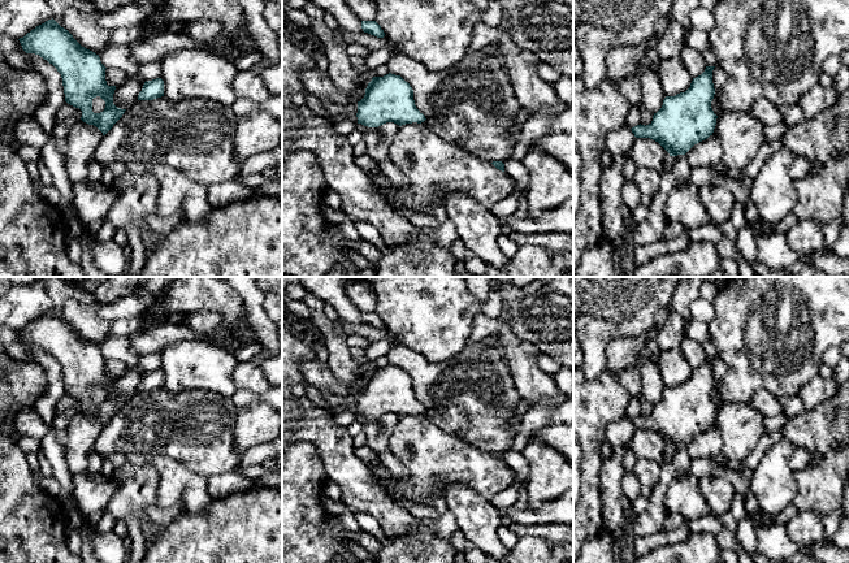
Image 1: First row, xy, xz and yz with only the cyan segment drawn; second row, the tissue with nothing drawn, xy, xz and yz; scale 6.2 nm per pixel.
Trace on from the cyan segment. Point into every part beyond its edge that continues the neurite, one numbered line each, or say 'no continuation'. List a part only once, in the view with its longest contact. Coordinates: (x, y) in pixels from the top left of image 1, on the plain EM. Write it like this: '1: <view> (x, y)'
no continuation

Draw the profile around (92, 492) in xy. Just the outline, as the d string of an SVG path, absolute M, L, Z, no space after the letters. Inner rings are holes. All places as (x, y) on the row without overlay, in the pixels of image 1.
M87 471L73 473L72 494L83 516L88 517L96 512L104 514L116 490L117 482L112 477Z

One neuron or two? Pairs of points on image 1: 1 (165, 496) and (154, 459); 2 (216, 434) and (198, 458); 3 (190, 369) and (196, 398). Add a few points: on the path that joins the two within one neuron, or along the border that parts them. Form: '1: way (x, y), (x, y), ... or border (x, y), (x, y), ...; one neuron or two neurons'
1: way (165, 486), (165, 471), (163, 468); one neuron
2: way (211, 440), (203, 453); one neuron
3: border (164, 386), (173, 392), (207, 389), (224, 397); two neurons

